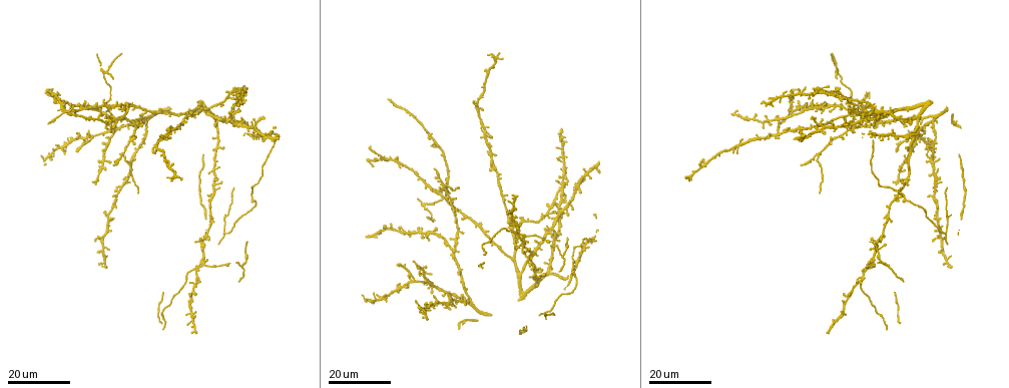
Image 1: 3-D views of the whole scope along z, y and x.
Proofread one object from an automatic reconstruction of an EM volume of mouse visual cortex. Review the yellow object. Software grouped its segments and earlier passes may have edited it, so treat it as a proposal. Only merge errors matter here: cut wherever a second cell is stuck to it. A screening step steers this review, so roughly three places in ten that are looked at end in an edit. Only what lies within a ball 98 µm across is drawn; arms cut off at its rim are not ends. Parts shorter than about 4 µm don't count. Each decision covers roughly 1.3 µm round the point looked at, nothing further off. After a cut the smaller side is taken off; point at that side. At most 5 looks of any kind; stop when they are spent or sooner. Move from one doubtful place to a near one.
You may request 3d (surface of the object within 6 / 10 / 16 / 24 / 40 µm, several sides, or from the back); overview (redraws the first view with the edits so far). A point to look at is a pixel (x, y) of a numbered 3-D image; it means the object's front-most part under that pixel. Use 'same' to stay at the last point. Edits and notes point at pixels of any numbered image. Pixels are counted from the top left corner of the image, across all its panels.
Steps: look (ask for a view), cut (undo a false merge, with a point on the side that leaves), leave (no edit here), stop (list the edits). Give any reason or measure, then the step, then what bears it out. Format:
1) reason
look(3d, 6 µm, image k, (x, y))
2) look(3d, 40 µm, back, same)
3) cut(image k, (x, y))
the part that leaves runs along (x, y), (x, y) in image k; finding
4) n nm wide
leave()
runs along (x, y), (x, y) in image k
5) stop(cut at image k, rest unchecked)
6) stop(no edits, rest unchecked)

looks like a crossing
look(3d, 24 µm, image 1, (458, 230))

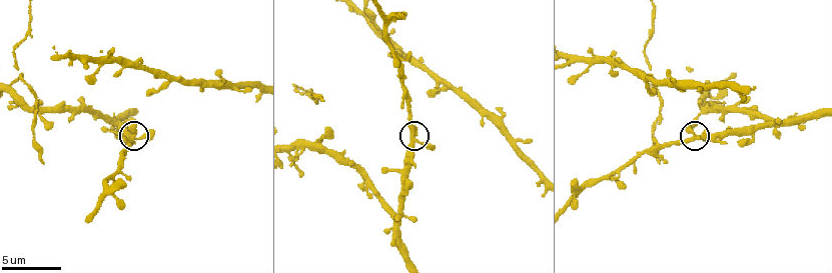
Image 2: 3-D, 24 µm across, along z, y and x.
look(3d, 10 µm, image 2, (133, 139))

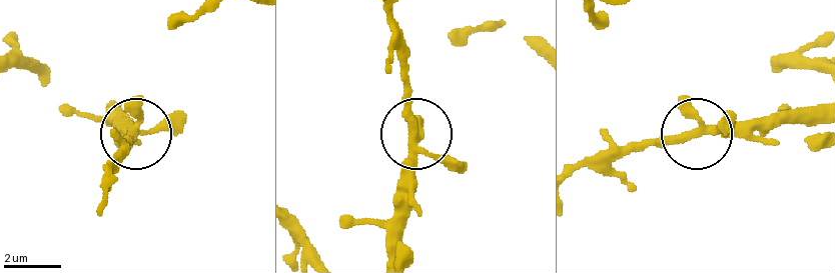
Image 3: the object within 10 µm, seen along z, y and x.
look(3d, 10 µm, back, image 3, (693, 132))

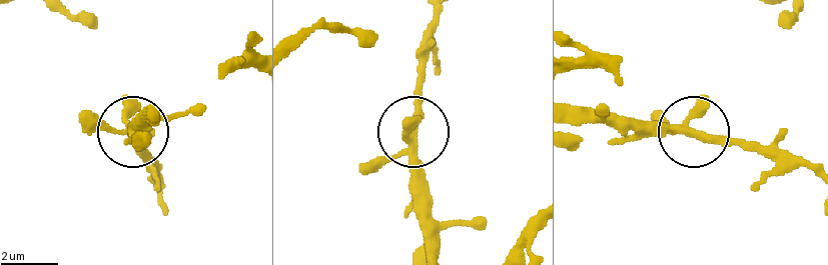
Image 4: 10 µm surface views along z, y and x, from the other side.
4 arms
leave()
all the same cell

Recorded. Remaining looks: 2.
look(3d, 16 µm, image 1, (94, 135))

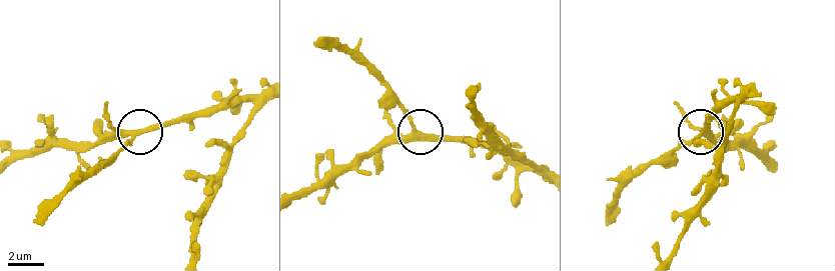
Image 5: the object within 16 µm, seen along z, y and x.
look(3d, 6 µm, image 5, (134, 137))

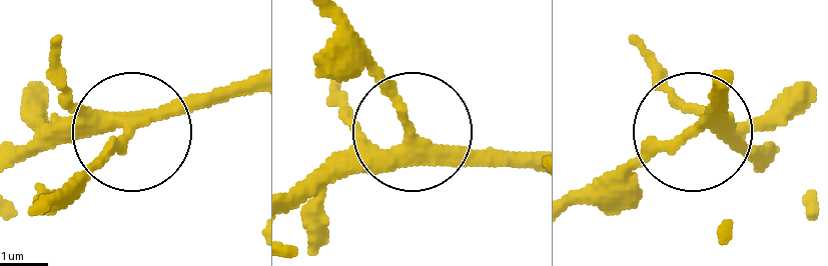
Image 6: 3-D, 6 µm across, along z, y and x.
3 arms
leave()
runs along (528, 167), (468, 167), (420, 143), (340, 40) in image 6; continuous, no second cell

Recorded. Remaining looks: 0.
stop(no edits, rest unchecked)

